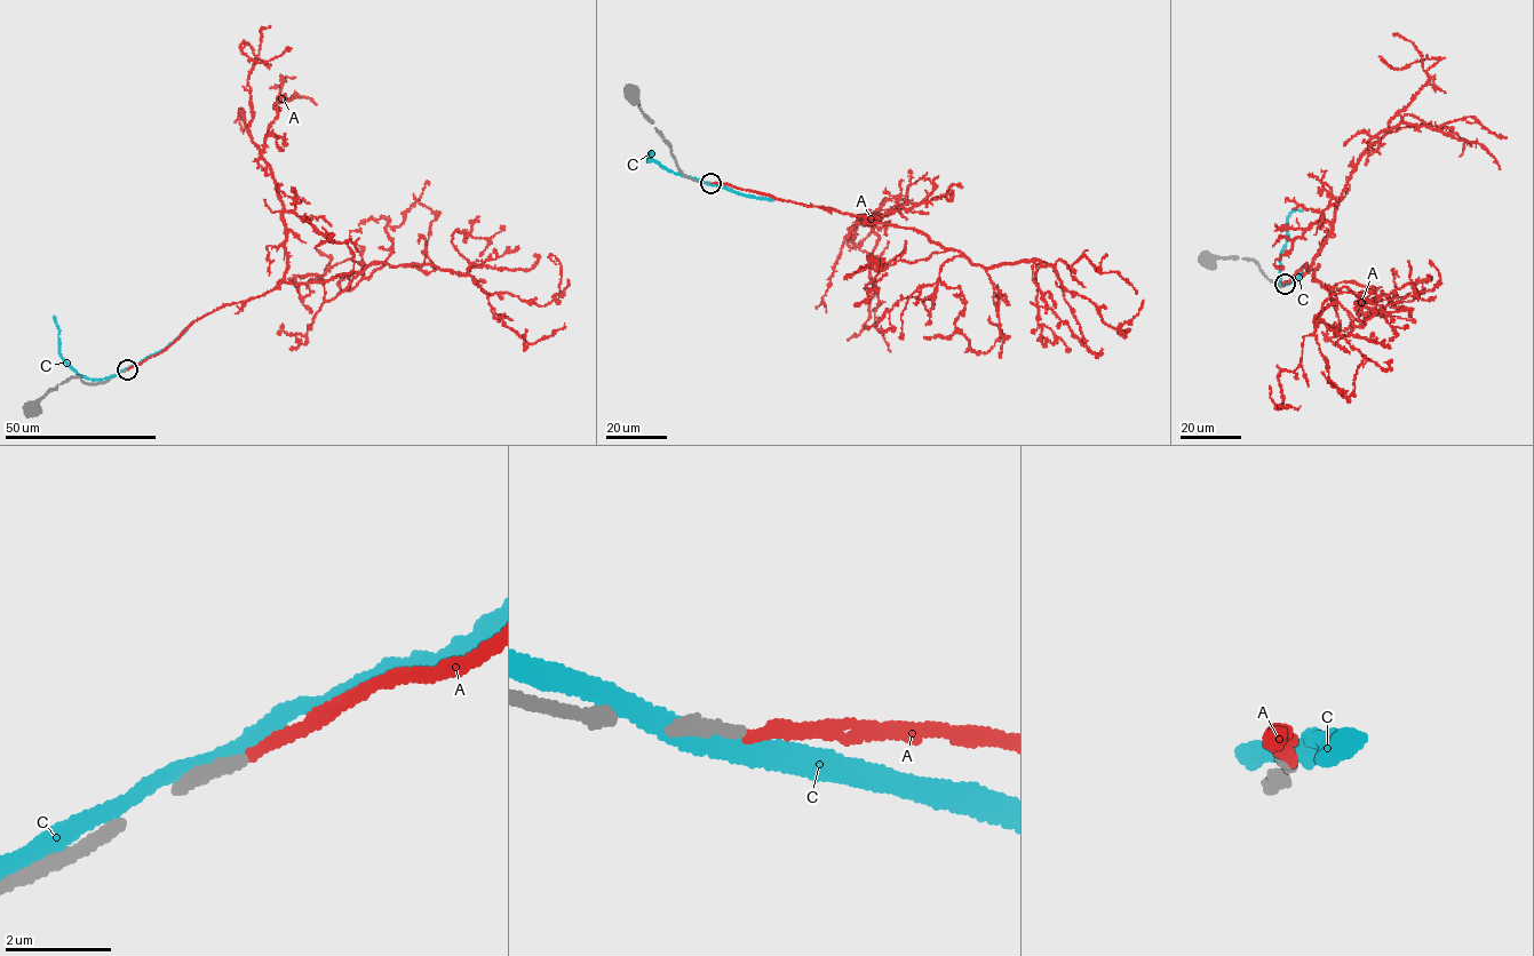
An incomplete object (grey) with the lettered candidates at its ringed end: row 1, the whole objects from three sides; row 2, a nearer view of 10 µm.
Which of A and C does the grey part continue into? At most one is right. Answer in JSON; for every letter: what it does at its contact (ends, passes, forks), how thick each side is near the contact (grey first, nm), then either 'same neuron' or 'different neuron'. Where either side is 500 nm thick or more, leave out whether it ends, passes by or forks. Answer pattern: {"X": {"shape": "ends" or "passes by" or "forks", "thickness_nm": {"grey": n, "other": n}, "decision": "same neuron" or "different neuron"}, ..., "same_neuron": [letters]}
{"A": {"shape": "ends", "thickness_nm": {"grey": 280, "other": 240}, "decision": "same neuron"}, "C": {"shape": "passes by", "thickness_nm": {"grey": 340, "other": 340}, "decision": "different neuron"}, "same_neuron": ["A"]}

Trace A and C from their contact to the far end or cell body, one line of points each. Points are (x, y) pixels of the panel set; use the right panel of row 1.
A: (1285, 284), (1318, 265), (1311, 280), (1336, 302), (1314, 332), (1342, 397), (1364, 357), (1364, 367)
C: (1285, 284), (1281, 284), (1280, 270), (1286, 217), (1295, 209), (1302, 210)

